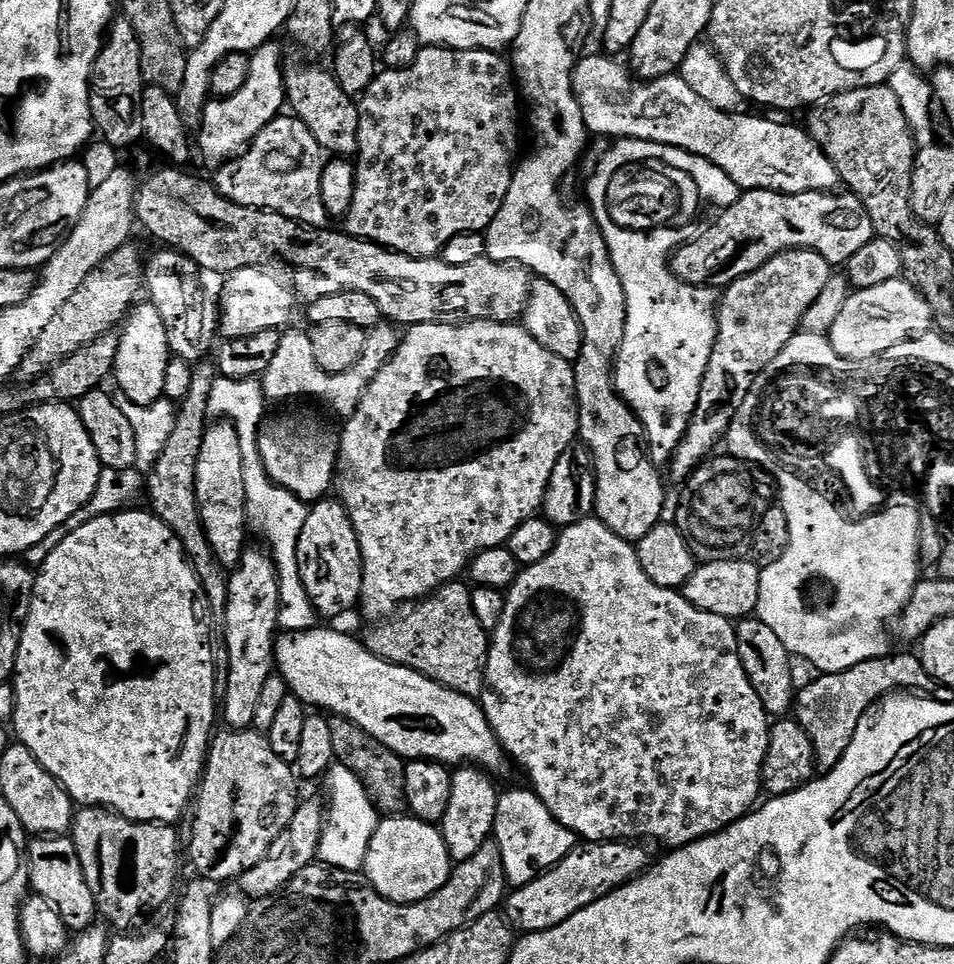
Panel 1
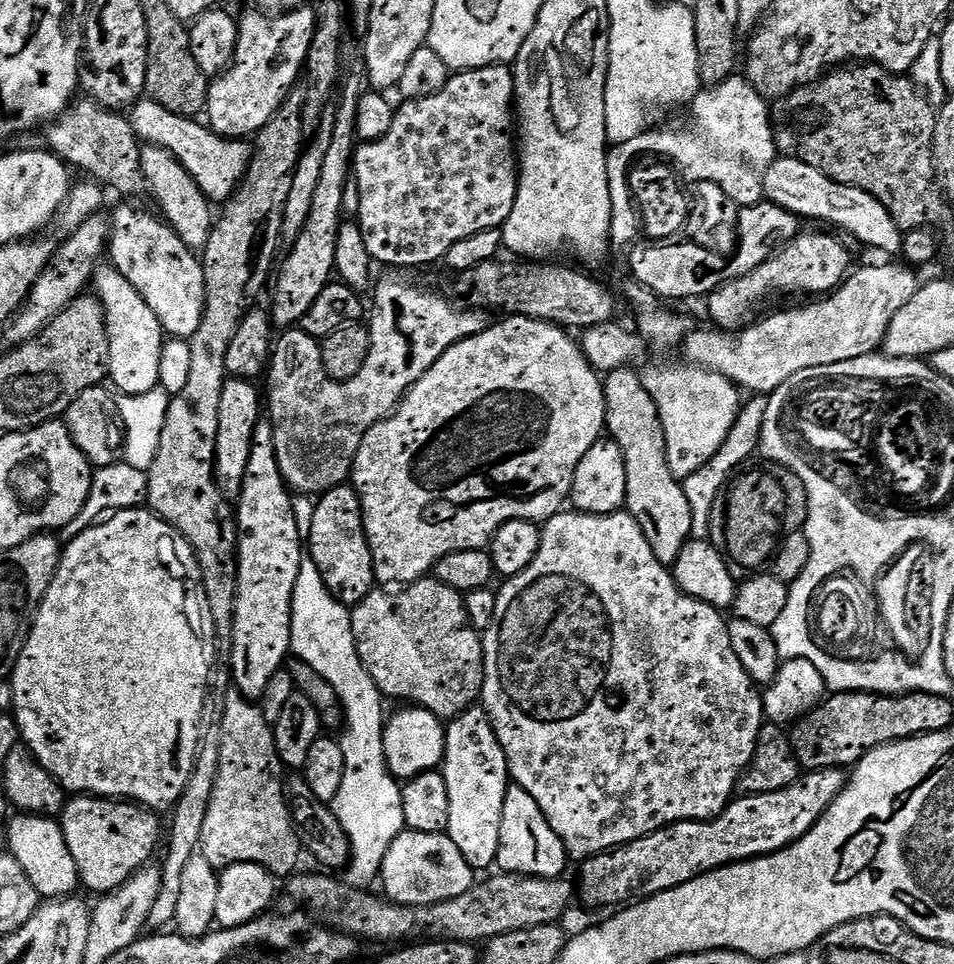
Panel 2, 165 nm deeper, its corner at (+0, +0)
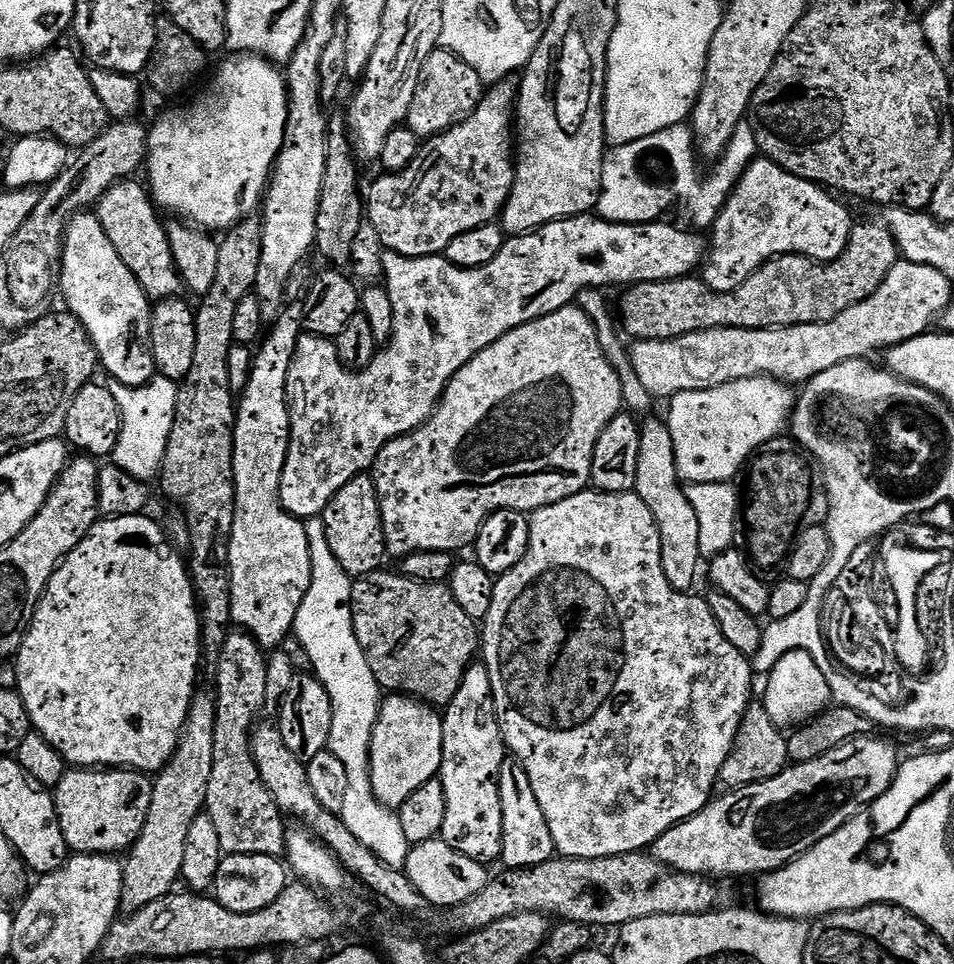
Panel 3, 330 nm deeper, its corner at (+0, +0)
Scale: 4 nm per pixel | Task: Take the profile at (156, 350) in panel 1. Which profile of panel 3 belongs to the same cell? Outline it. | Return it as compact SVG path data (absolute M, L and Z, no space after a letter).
M81 210L68 221L68 228L64 231L64 249L60 259L60 275L58 277L58 292L64 295L67 311L77 316L82 326L90 334L92 344L96 347L98 364L109 373L111 379L126 387L142 387L150 383L157 375L155 360L152 357L151 346L151 318L153 305L147 294L142 290L138 278L118 258L118 250L114 250L110 238L106 238L106 230L102 230L99 215L88 210Z

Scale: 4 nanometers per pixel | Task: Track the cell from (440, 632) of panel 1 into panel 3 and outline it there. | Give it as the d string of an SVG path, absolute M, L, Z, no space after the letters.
M387 570L372 572L369 576L361 576L352 585L352 625L354 626L354 634L358 638L358 646L362 646L362 650L366 654L366 662L370 662L370 670L377 682L380 683L381 689L392 694L415 697L431 706L447 706L451 702L454 694L458 694L458 686L462 686L462 678L466 674L466 670L478 656L477 621L472 620L470 614L466 614L466 610L462 610L462 606L458 606L452 589L448 587L447 583L423 584L417 580L411 580L409 576L403 574L395 576L394 573L387 572Z

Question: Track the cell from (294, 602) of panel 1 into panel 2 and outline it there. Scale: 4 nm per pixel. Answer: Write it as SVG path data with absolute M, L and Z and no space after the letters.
M311 558L301 559L298 582L294 582L292 652L295 659L310 662L310 666L314 666L314 670L318 670L318 674L334 686L344 708L344 736L339 737L344 773L334 801L334 811L342 830L348 835L350 867L347 869L347 883L354 888L367 889L368 883L379 877L386 850L394 838L405 831L401 785L389 772L384 757L385 697L360 660L349 609L332 597Z

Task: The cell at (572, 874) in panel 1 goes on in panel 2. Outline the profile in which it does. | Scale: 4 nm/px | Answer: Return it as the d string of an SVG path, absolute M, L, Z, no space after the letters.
M821 768L812 770L807 773L805 780L800 780L797 784L792 784L789 788L780 788L777 792L760 792L757 796L744 796L733 799L728 807L720 813L719 816L710 820L682 820L679 824L669 824L667 828L660 829L659 832L651 832L648 836L643 836L637 840L632 840L629 844L622 844L618 848L613 848L611 852L599 852L596 856L587 857L583 861L584 864L580 868L580 884L578 880L578 888L584 891L584 896L592 904L616 904L615 906L623 905L625 902L631 901L632 896L641 888L644 894L655 894L657 892L665 892L668 888L677 888L680 884L684 884L687 880L691 880L694 876L699 876L701 872L710 872L713 868L719 868L725 864L733 864L737 860L747 860L754 856L764 856L770 852L776 852L779 848L785 848L793 841L800 839L816 824L820 819L821 813L832 804L832 799L838 795L846 783L846 776L841 769L838 768Z

